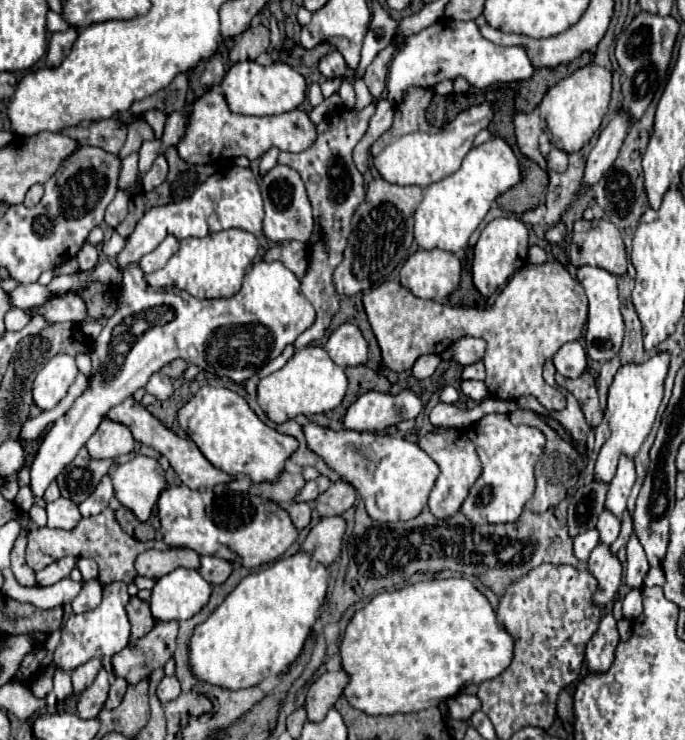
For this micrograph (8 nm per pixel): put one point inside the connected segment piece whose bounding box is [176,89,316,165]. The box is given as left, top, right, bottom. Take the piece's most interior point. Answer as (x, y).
(214, 133)

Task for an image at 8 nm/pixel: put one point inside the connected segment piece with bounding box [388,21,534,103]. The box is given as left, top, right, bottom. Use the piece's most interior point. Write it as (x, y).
(445, 50)

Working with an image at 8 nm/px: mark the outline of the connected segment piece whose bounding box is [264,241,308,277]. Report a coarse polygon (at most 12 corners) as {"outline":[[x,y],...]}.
{"outline":[[300,241],[276,243],[264,261],[282,261],[302,277],[306,249]]}

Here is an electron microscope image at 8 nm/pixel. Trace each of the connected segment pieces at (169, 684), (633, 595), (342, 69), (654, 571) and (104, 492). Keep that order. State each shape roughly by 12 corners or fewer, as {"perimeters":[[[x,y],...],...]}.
{"perimeters":[[[164,677],[156,689],[162,705],[180,695],[176,677]],[[638,589],[624,597],[624,617],[628,621],[642,613],[642,595]],[[338,51],[328,53],[320,61],[320,73],[326,79],[354,79]],[[652,567],[644,585],[664,585],[662,567]],[[110,477],[80,503],[82,517],[98,515],[114,497]]]}

